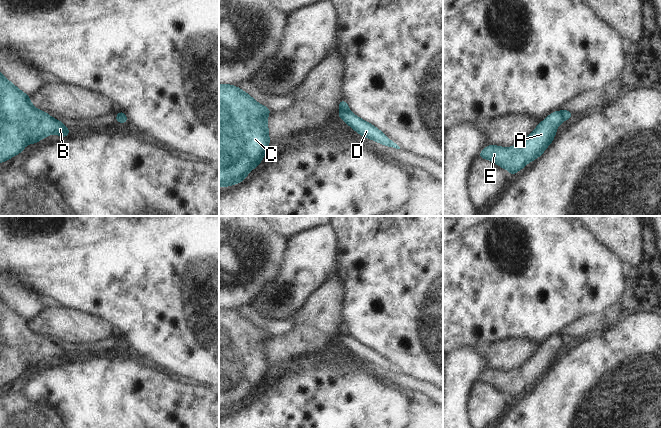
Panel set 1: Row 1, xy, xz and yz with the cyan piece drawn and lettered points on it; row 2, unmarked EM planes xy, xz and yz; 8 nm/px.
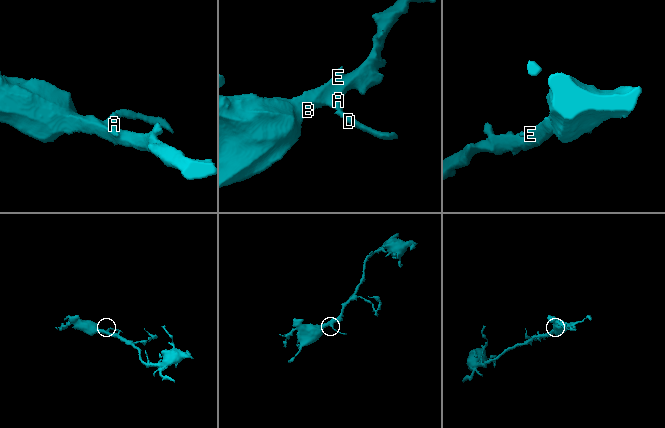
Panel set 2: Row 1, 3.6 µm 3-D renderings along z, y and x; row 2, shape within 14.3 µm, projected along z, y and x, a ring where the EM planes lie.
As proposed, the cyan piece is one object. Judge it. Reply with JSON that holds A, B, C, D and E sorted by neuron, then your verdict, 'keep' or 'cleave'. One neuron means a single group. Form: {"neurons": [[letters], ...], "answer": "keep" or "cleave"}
{"neurons": [["A", "B", "C", "E"], ["D"]], "answer": "cleave"}

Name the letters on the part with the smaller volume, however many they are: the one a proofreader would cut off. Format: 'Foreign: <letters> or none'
Foreign: D

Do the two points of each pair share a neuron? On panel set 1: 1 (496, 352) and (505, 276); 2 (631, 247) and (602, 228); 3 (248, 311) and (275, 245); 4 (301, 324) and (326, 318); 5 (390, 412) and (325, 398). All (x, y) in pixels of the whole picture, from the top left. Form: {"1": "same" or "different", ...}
{"1": "different", "2": "same", "3": "different", "4": "same", "5": "same"}

